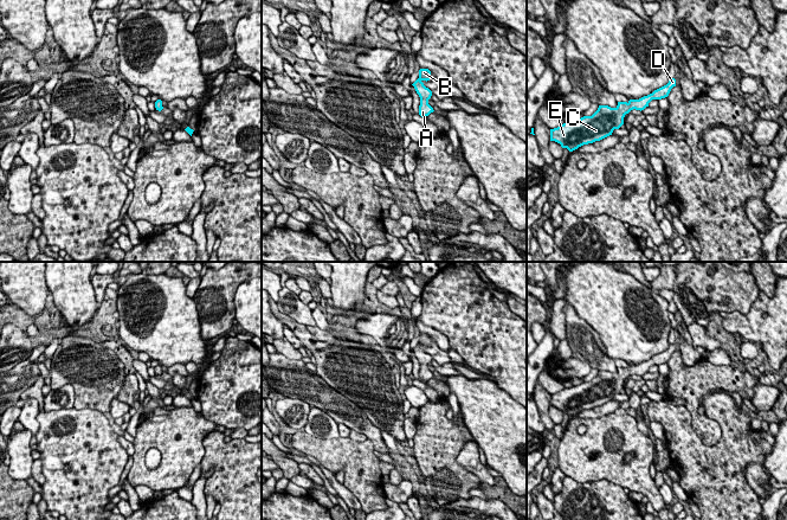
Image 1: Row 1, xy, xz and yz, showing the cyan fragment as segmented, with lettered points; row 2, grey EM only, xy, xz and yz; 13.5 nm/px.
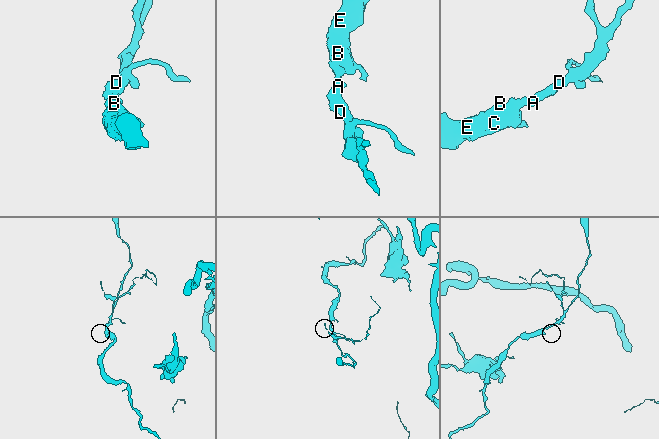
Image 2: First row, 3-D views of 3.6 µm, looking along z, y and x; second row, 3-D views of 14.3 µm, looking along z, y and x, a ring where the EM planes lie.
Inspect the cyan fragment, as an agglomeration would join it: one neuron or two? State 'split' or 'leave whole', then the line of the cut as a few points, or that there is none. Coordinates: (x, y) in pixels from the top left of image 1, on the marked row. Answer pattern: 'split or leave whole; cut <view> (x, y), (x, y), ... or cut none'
leave whole; cut none

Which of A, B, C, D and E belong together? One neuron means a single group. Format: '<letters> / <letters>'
A B C D E

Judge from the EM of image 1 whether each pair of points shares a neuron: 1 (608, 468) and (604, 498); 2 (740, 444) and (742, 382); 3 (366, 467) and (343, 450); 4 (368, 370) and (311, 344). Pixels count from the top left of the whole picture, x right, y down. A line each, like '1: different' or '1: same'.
1: different
2: different
3: same
4: same

